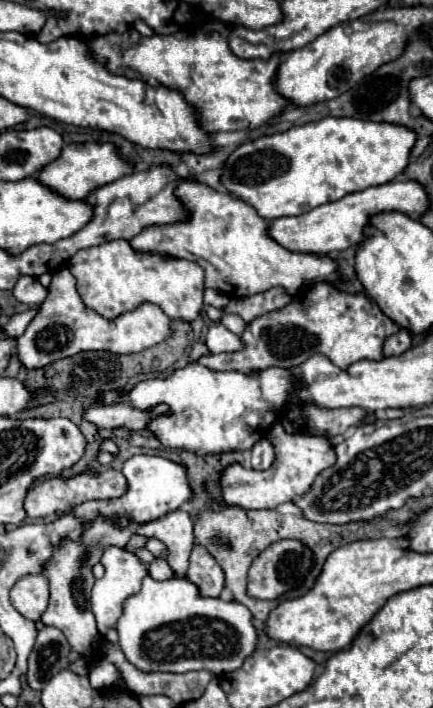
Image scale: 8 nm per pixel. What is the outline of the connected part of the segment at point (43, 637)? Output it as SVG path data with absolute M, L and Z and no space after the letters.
M44 627L36 635L34 649L28 657L28 671L26 671L26 683L28 685L44 685L48 679L52 679L58 671L62 671L68 665L68 653L70 643L64 637L64 633L56 627Z

